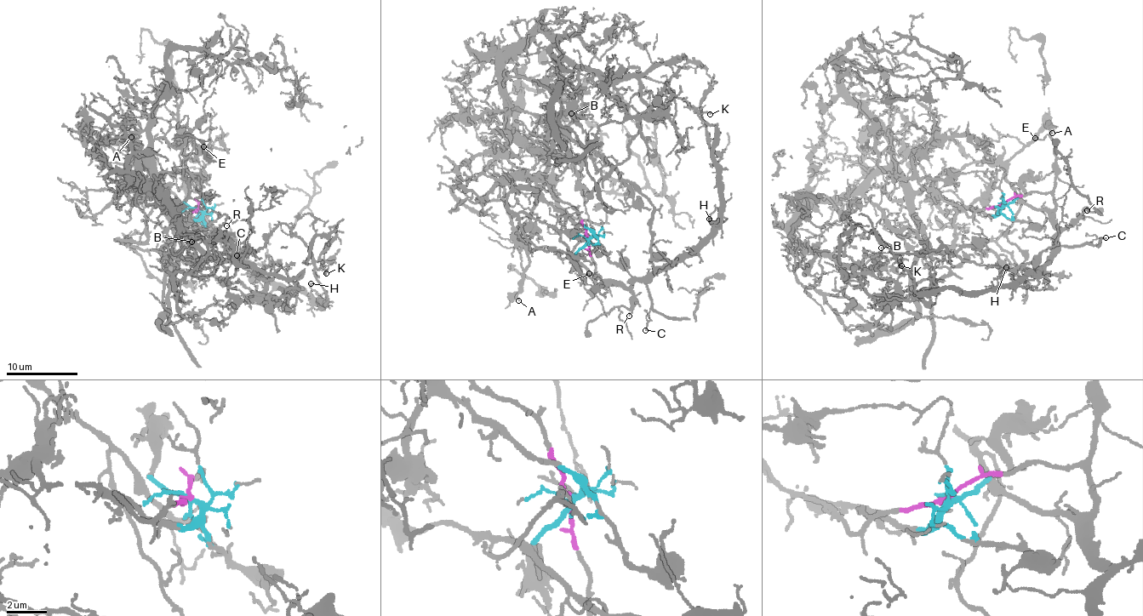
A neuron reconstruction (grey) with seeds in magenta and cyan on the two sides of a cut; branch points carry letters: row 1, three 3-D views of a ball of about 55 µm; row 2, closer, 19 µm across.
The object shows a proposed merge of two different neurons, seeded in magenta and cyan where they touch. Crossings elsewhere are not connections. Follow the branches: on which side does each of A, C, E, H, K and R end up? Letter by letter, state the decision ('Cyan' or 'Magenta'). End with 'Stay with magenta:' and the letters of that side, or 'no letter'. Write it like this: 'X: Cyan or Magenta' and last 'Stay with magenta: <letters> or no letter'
A: Magenta
C: Magenta
E: Magenta
H: Magenta
K: Magenta
R: Magenta
Stay with magenta: A, C, E, H, K, R

